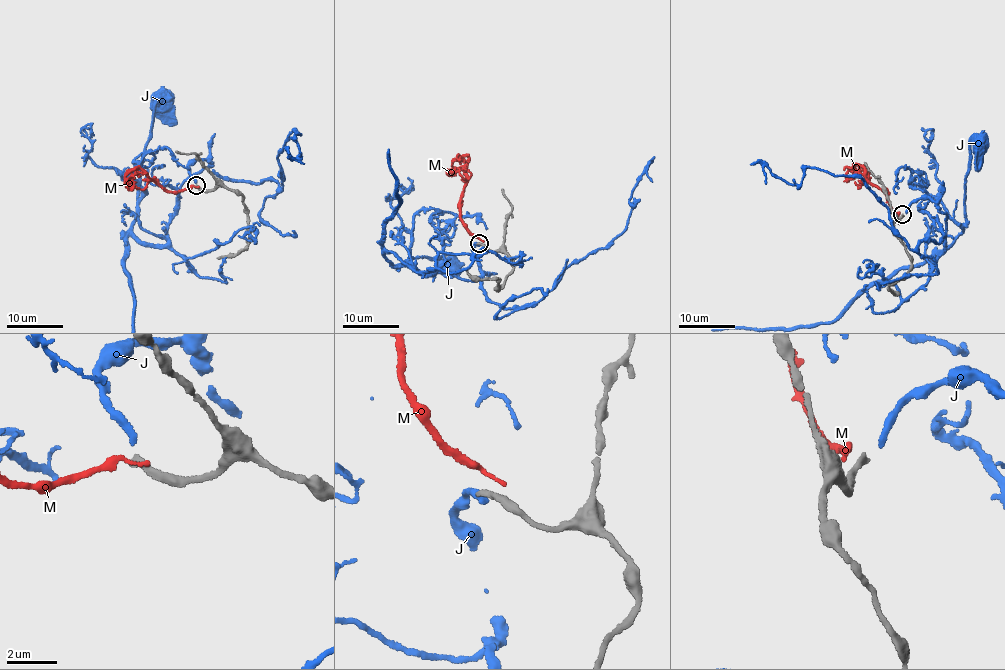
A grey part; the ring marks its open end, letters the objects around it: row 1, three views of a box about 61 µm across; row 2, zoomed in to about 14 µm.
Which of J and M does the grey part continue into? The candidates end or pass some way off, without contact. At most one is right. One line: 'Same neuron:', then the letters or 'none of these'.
Same neuron: J

